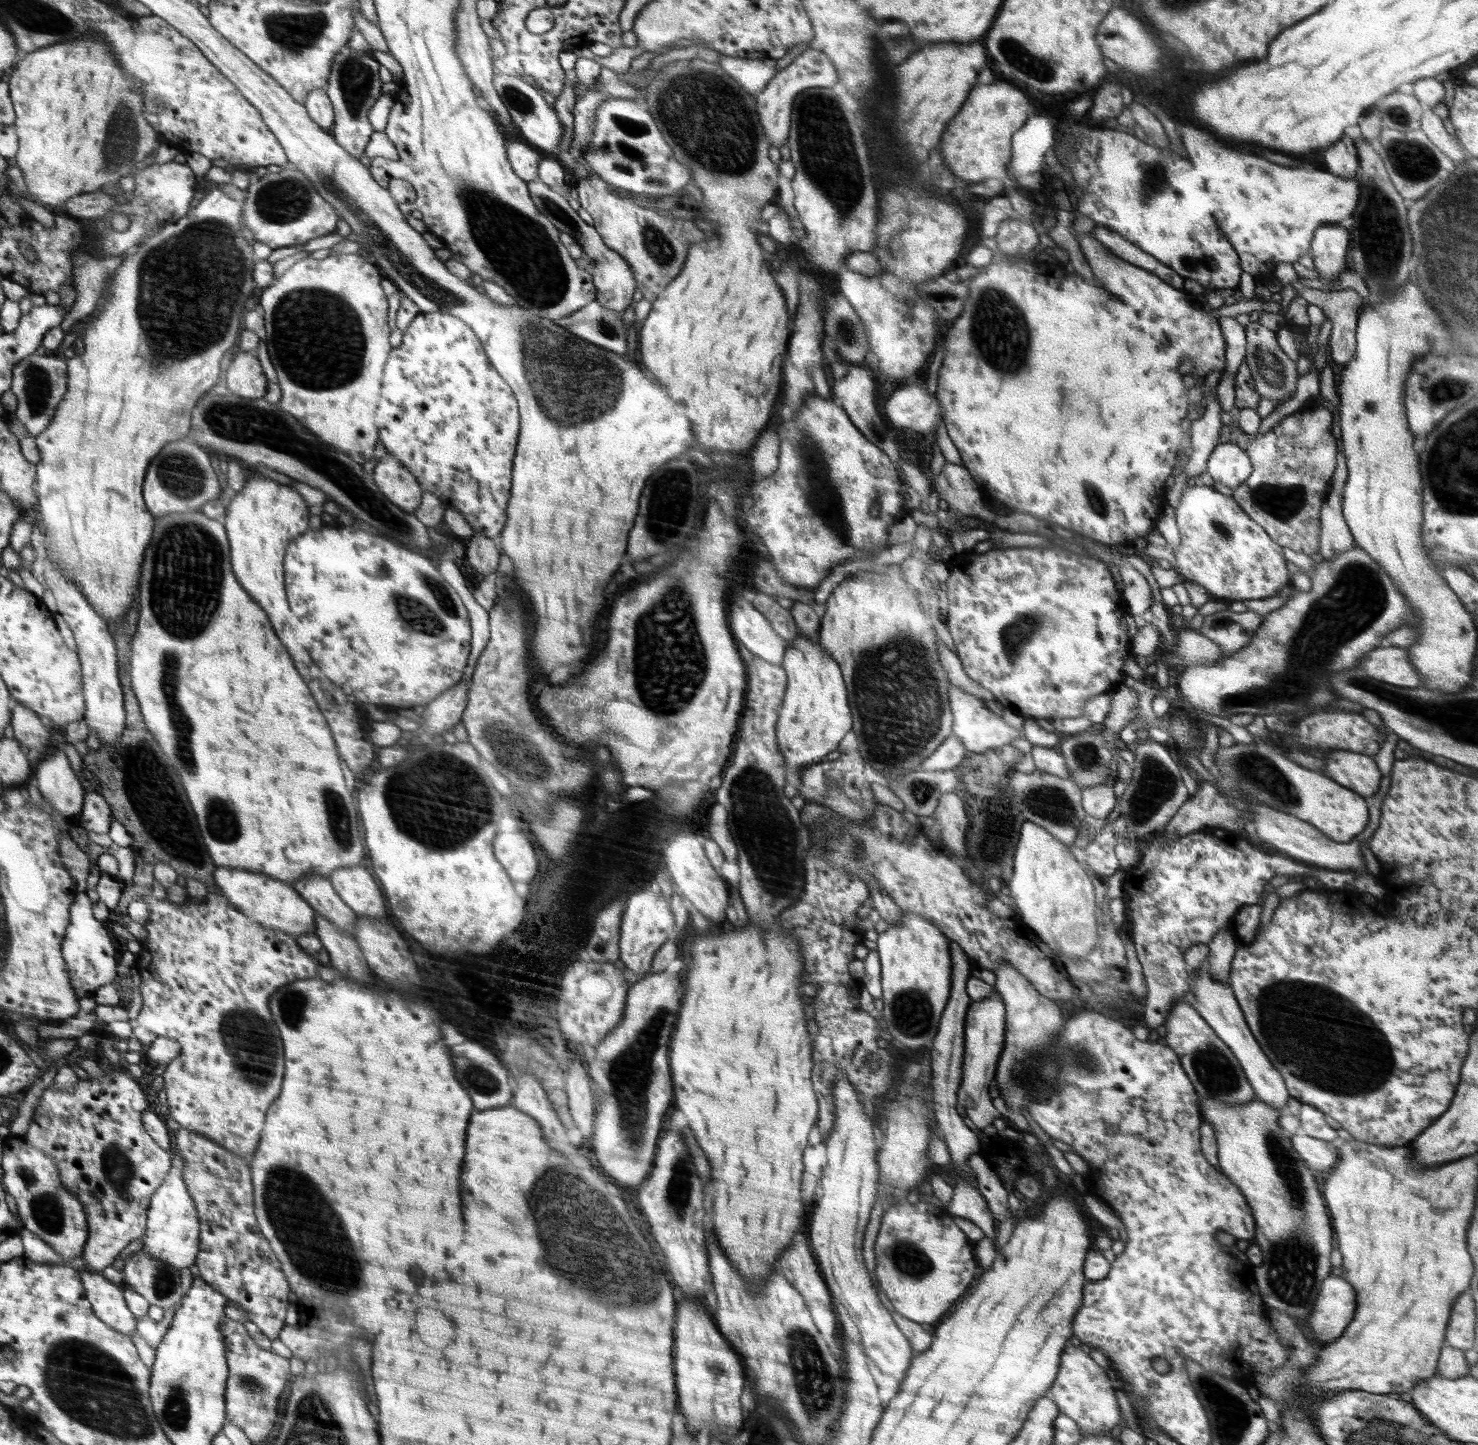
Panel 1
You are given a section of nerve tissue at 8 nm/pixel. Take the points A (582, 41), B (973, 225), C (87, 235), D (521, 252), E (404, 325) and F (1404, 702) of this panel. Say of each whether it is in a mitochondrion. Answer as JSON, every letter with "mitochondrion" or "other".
{"A":"other","B":"other","C":"other","D":"mitochondrion","E":"other","F":"mitochondrion"}

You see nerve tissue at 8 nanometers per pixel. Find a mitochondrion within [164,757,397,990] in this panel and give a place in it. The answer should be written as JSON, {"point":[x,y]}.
{"point":[339,823]}

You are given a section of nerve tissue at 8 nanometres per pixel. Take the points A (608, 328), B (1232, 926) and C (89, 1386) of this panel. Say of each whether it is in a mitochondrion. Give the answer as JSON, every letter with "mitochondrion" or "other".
{"A":"mitochondrion","B":"other","C":"mitochondrion"}

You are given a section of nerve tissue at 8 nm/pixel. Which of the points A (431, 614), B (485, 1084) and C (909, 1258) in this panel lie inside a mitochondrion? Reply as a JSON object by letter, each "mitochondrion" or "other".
{"A":"mitochondrion","B":"mitochondrion","C":"mitochondrion"}

